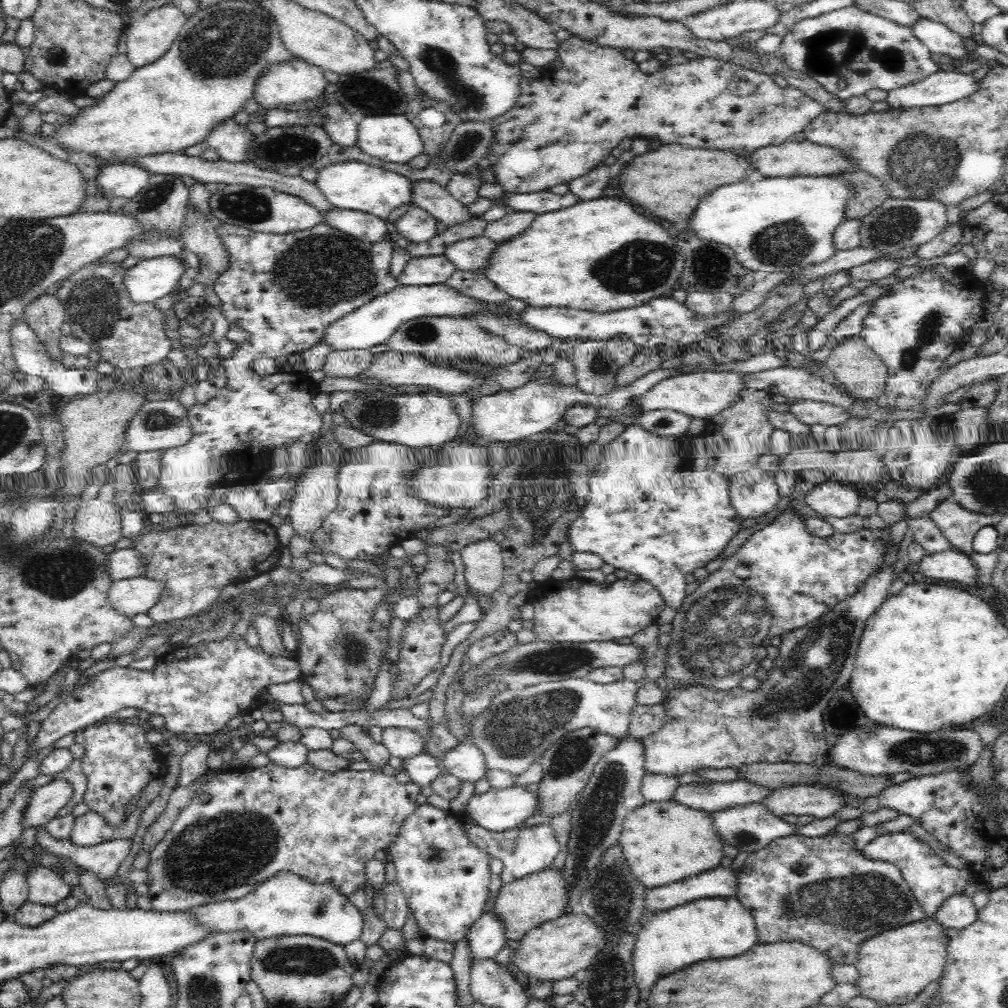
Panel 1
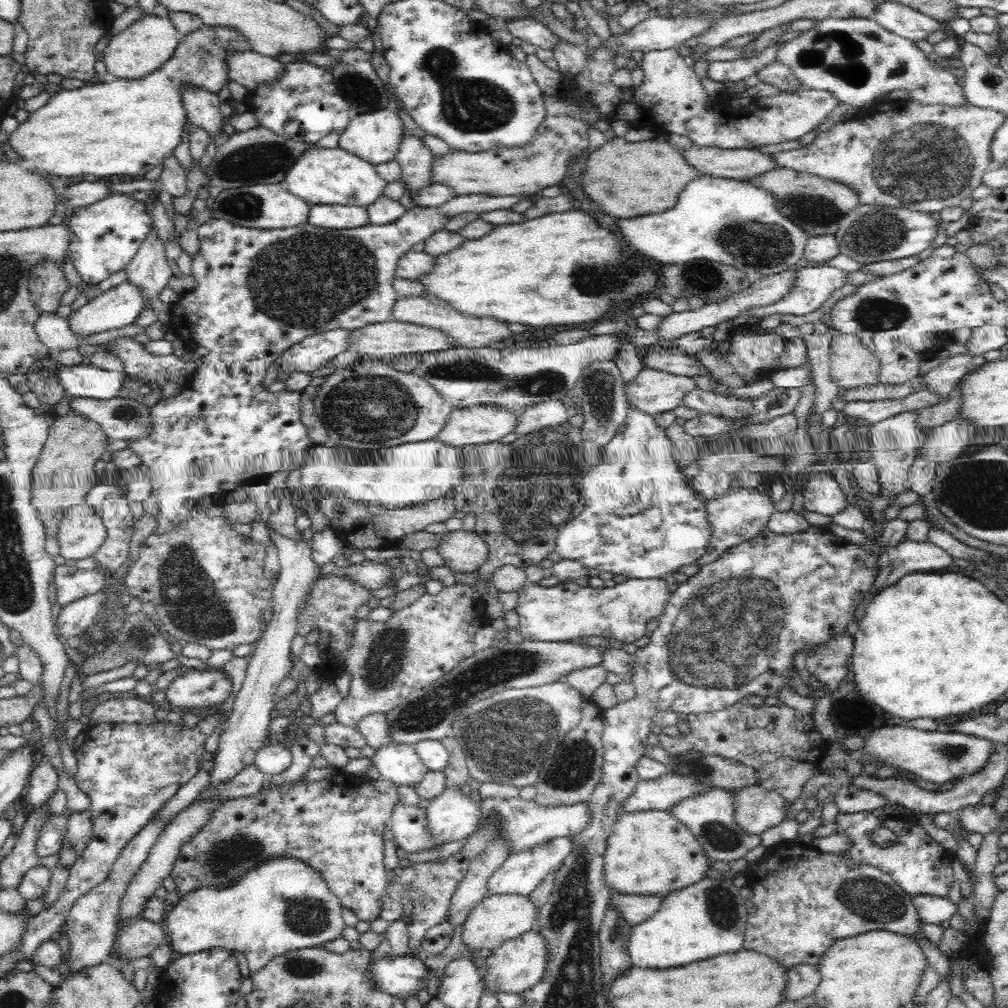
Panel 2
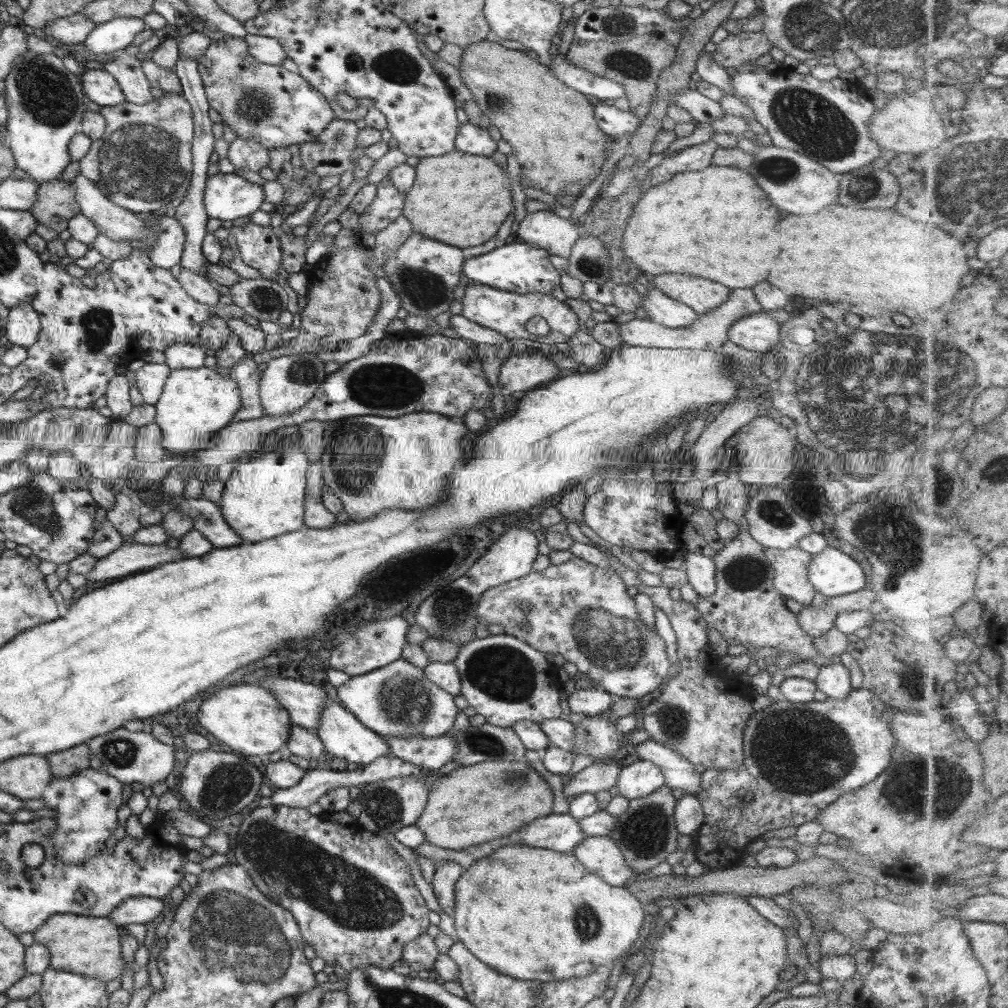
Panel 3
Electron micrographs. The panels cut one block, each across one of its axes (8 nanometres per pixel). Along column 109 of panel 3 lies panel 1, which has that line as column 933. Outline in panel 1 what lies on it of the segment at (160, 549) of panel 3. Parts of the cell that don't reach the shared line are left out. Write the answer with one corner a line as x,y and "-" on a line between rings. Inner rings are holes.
953,548
938,552
938,554
926,554
918,562
919,571
932,578
940,580
942,584
958,584
963,588
974,588
980,585
979,579
976,579
978,569
972,562
972,559
956,551

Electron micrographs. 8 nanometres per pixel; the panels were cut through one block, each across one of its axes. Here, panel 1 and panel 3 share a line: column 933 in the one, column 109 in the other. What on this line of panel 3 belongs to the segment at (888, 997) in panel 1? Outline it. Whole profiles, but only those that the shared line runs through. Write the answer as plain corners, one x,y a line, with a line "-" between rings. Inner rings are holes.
66,913
48,916
48,920
36,928
33,936
34,942
44,945
50,951
50,967
62,974
92,976
107,983
121,978
126,968
119,930
110,916
89,917

